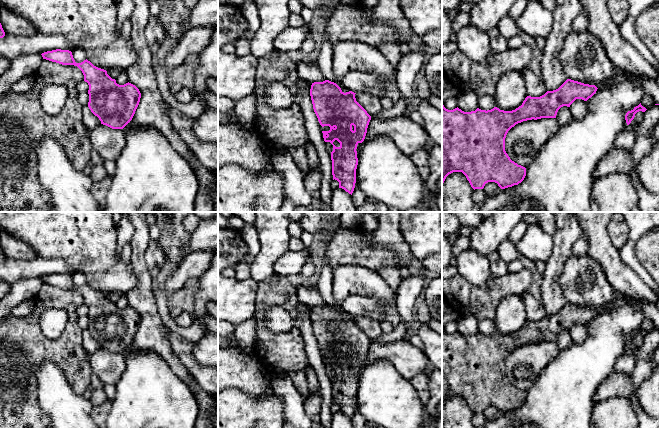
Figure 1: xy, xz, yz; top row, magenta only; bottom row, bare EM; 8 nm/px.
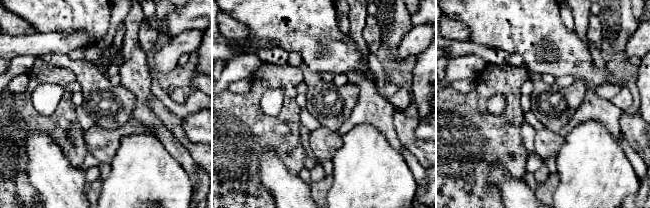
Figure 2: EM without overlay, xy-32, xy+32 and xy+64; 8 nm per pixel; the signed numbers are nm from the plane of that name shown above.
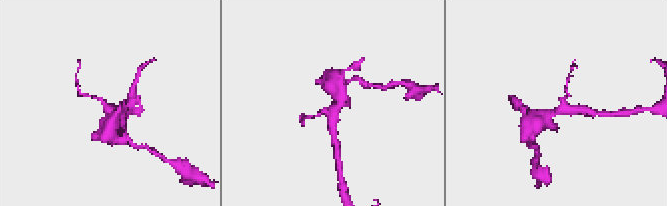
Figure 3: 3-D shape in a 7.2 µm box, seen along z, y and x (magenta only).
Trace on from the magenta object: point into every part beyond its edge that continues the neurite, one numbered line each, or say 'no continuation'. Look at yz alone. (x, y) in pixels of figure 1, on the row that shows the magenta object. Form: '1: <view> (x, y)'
no continuation

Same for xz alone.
no continuation

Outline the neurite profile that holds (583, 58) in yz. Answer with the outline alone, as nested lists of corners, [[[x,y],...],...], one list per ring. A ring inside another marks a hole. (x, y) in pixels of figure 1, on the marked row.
[[[588,31],[570,32],[563,42],[559,60],[568,79],[595,85],[616,75],[602,43]]]

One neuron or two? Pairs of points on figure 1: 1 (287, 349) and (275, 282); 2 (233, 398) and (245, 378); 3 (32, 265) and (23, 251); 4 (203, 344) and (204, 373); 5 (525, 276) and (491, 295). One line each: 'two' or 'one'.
1: one
2: two
3: two
4: two
5: one

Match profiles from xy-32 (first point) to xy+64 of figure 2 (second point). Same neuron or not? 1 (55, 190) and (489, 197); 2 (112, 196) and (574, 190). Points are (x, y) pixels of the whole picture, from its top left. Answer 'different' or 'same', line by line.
1: different
2: same

